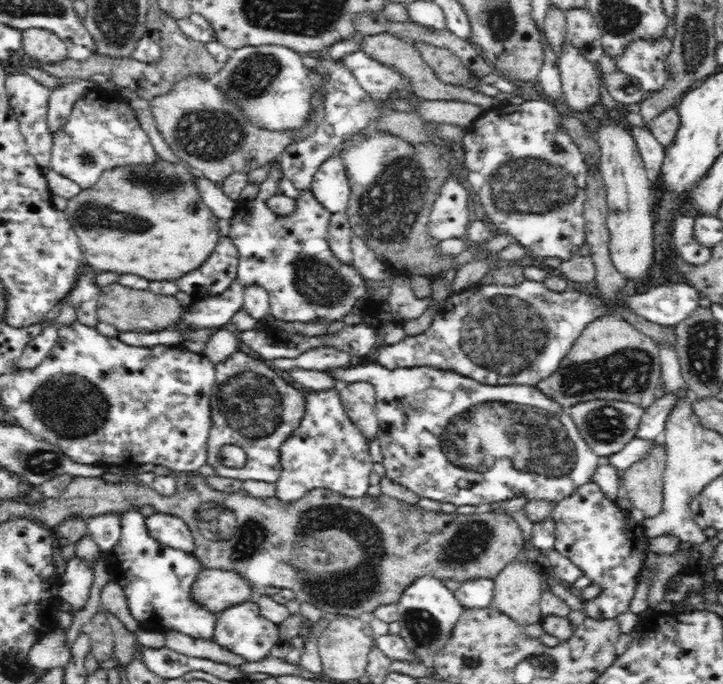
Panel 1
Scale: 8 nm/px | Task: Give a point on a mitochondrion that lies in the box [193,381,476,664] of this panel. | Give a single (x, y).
(351, 588)

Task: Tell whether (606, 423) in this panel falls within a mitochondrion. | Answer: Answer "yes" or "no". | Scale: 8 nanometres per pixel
yes

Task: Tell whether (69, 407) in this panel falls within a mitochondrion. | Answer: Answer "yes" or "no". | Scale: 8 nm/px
yes

